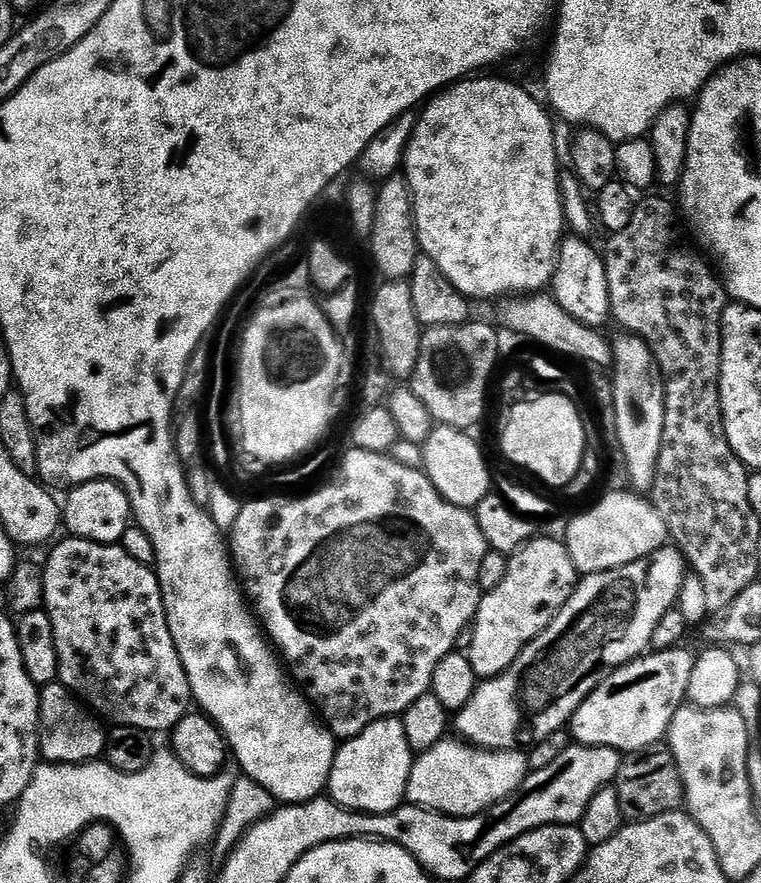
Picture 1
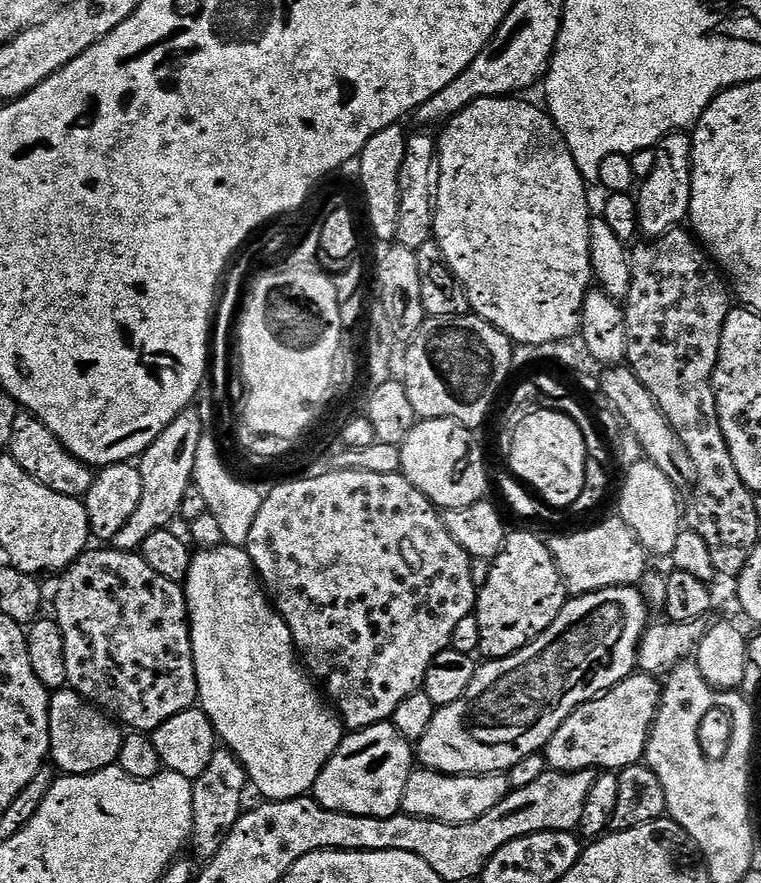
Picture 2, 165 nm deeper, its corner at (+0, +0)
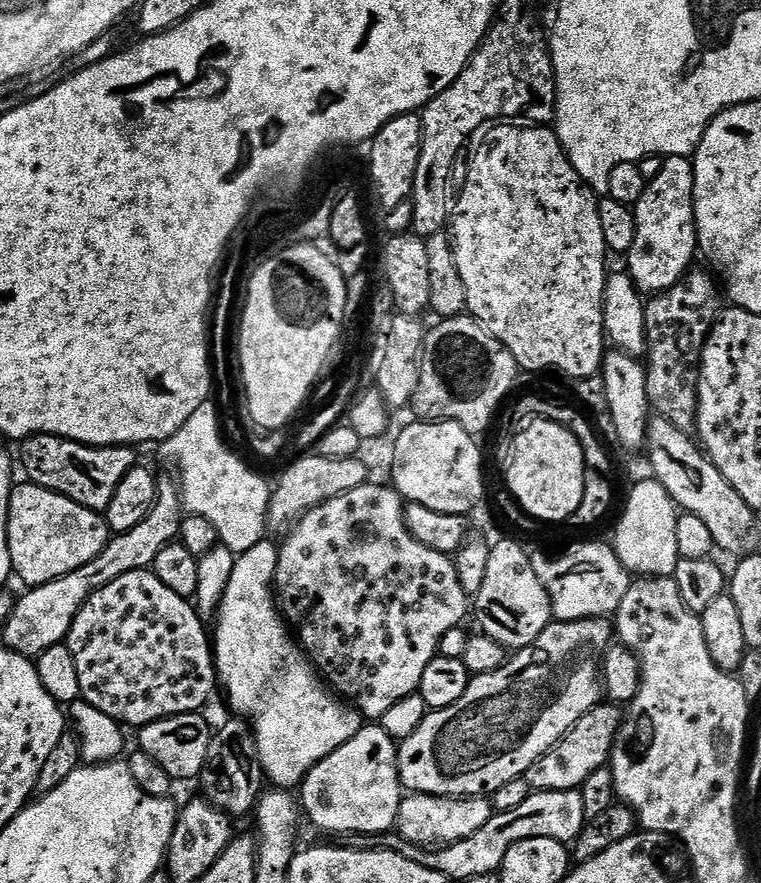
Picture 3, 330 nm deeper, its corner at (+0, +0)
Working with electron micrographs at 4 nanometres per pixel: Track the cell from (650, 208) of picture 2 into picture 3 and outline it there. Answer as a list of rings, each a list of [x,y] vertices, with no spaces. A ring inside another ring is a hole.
[[[669,156],[661,159],[659,164],[656,177],[645,183],[642,198],[638,198],[634,206],[634,246],[630,246],[626,254],[626,271],[644,294],[665,292],[677,284],[688,275],[693,267],[692,259],[698,256],[692,160],[687,156]]]

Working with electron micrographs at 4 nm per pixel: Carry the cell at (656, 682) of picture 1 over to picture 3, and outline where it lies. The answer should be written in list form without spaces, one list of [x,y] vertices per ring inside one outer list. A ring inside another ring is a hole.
[[[601,702],[590,709],[546,755],[534,762],[534,766],[530,766],[526,774],[530,788],[546,792],[565,792],[571,788],[581,788],[586,778],[594,774],[594,770],[609,763],[621,719],[621,709],[612,702]]]

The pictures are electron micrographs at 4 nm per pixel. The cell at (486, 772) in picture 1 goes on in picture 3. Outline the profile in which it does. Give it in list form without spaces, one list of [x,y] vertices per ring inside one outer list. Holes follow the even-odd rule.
[[[408,794],[400,801],[395,831],[411,844],[421,846],[453,844],[462,838],[470,838],[470,834],[478,834],[478,830],[482,830],[482,826],[486,826],[486,822],[490,822],[493,815],[493,801],[482,796],[453,798]]]

